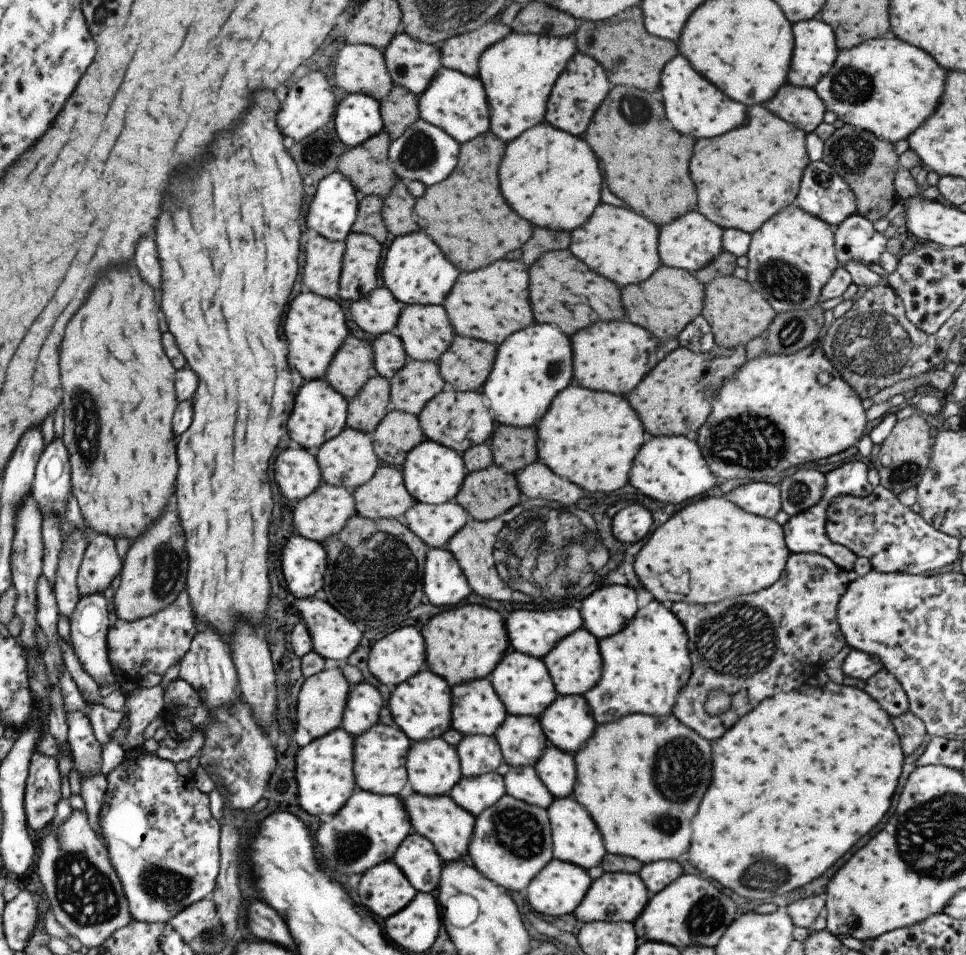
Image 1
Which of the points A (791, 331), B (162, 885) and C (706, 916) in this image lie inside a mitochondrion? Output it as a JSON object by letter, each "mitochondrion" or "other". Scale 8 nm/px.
{"A":"mitochondrion","B":"mitochondrion","C":"mitochondrion"}

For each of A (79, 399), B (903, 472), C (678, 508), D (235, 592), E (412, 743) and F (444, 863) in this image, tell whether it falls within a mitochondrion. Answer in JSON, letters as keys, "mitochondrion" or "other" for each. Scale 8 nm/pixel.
{"A":"mitochondrion","B":"mitochondrion","C":"other","D":"other","E":"other","F":"other"}

